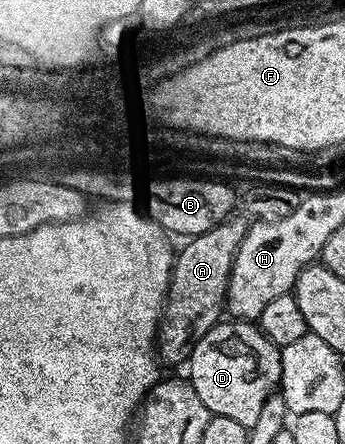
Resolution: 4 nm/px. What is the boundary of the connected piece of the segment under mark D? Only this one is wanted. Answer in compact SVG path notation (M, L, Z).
M222 319L218 321L216 325L211 327L211 331L207 331L207 335L203 335L203 339L199 339L193 344L193 350L187 362L187 370L188 369L189 374L187 374L187 380L190 385L195 387L195 395L199 395L199 399L203 399L203 403L209 409L210 414L214 417L235 419L235 423L243 423L246 427L253 426L259 416L259 411L263 408L263 403L267 402L269 396L276 394L279 386L282 384L281 349L271 339L267 339L267 335L262 333L254 322L242 321L240 319Z

